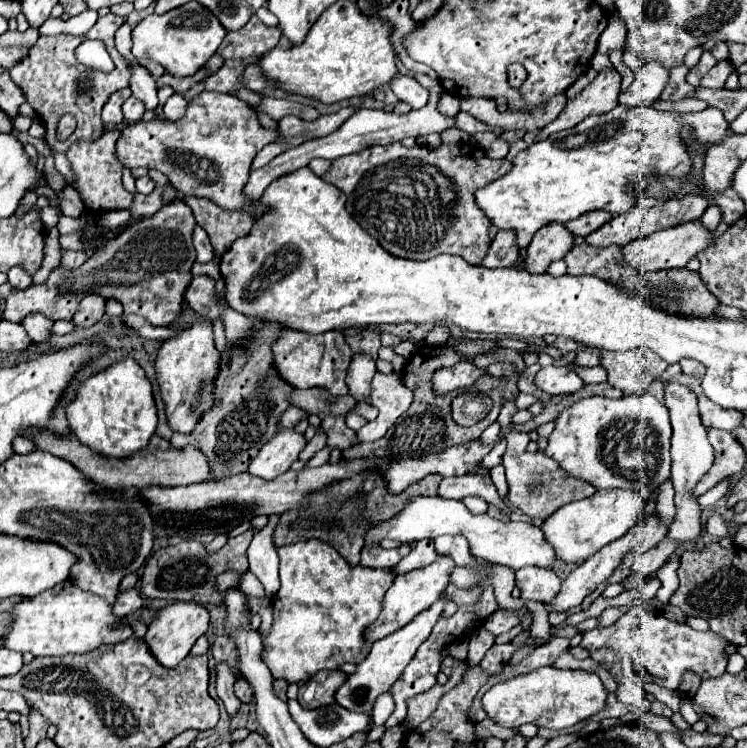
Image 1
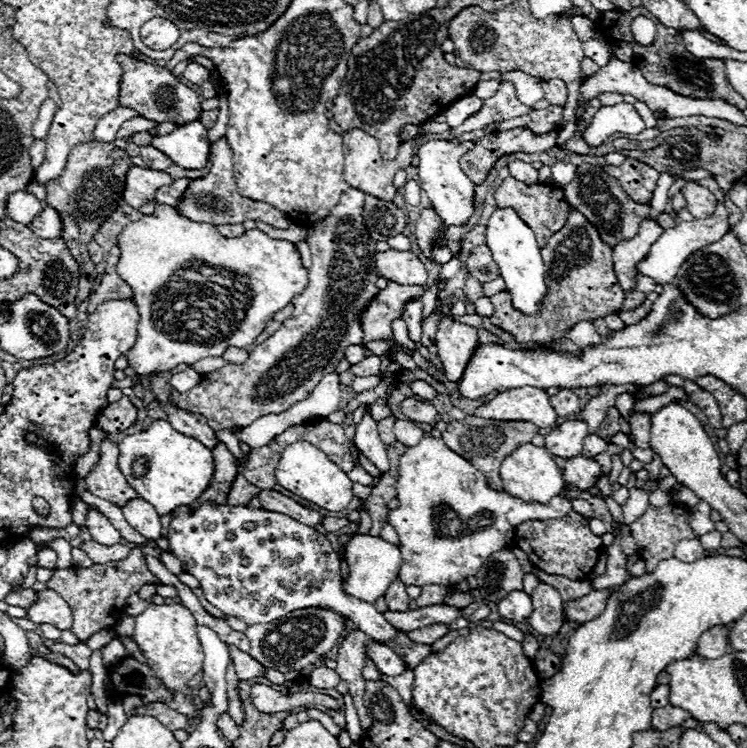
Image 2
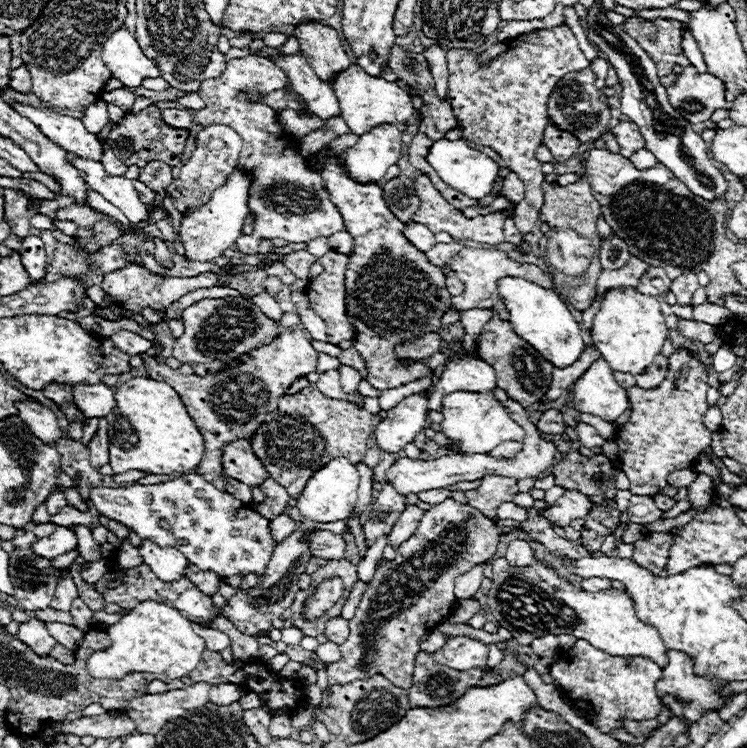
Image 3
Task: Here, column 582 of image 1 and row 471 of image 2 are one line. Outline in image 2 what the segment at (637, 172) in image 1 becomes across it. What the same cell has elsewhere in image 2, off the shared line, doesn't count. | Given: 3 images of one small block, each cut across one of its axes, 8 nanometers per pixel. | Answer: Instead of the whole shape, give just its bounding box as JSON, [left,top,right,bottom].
[118,420,214,514]

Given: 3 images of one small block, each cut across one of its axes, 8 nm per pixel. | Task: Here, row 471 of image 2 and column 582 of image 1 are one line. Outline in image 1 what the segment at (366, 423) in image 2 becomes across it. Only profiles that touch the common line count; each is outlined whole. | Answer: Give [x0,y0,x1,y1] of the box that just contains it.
[536,366,584,394]

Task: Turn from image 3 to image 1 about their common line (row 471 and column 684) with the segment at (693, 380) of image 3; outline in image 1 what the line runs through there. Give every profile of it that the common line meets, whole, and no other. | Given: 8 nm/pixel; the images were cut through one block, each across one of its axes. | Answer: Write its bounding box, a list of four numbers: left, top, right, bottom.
[582,606,730,690]

